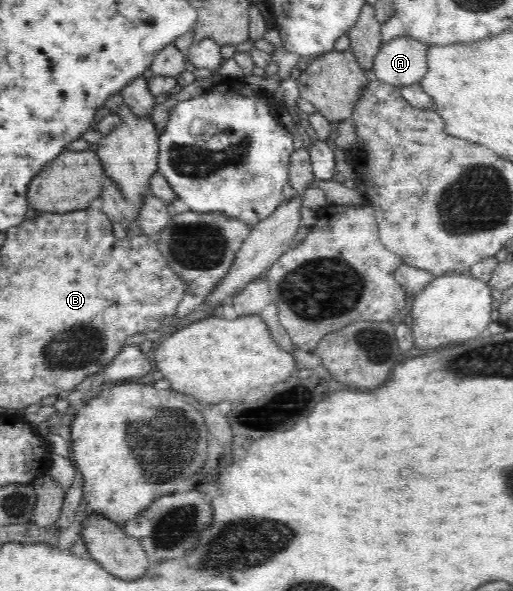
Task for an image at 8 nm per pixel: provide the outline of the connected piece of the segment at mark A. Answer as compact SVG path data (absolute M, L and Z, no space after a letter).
M397 36L376 51L375 78L399 87L417 84L427 72L427 48L413 38Z

